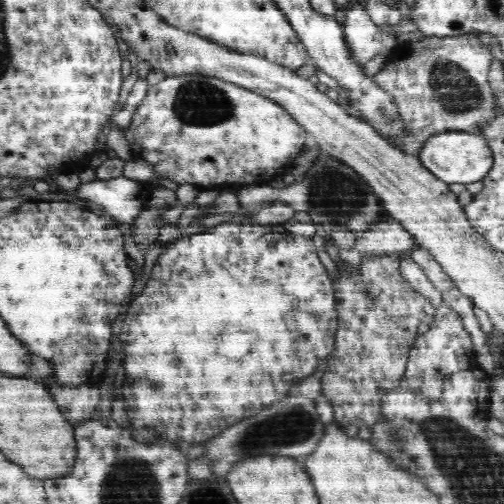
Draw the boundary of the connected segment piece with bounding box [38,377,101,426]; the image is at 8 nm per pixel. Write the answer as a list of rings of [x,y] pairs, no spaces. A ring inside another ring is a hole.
[[[47,377],[38,381],[44,383],[51,394],[54,392],[54,400],[58,402],[58,406],[62,406],[62,414],[66,414],[66,420],[72,426],[78,426],[78,422],[83,422],[88,418],[100,402],[98,382],[80,386],[64,386],[61,382],[57,382],[57,379]]]

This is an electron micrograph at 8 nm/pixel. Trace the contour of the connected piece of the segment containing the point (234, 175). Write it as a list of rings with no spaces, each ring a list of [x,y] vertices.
[[[198,73],[167,76],[157,84],[149,86],[146,96],[135,110],[131,123],[125,128],[124,132],[134,156],[141,157],[146,160],[146,162],[150,162],[155,172],[162,177],[168,178],[168,180],[172,180],[172,182],[176,182],[179,185],[192,184],[197,187],[215,187],[221,189],[226,189],[226,186],[234,186],[234,184],[240,184],[240,186],[242,186],[242,184],[256,185],[260,181],[260,177],[264,176],[264,173],[275,177],[276,170],[280,170],[280,168],[286,166],[286,164],[291,165],[292,160],[299,156],[303,147],[310,141],[310,135],[298,124],[298,121],[294,120],[294,117],[277,102],[266,98],[265,95],[256,94],[254,91],[248,90],[245,87],[234,85],[232,82],[225,82],[220,78],[199,75]]]

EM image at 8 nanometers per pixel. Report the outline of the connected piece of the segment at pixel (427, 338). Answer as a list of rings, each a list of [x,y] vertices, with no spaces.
[[[442,302],[434,313],[429,330],[416,336],[414,346],[409,352],[403,381],[405,386],[410,390],[416,390],[418,394],[430,394],[430,398],[438,398],[446,374],[477,367],[477,357],[478,353],[474,350],[471,334],[466,330],[460,313]]]

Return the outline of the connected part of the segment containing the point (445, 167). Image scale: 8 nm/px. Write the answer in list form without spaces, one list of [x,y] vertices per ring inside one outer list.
[[[464,130],[440,132],[430,136],[418,157],[436,178],[448,184],[459,182],[466,185],[470,182],[480,182],[482,178],[486,178],[494,164],[493,153],[486,138],[482,134],[472,134]]]

